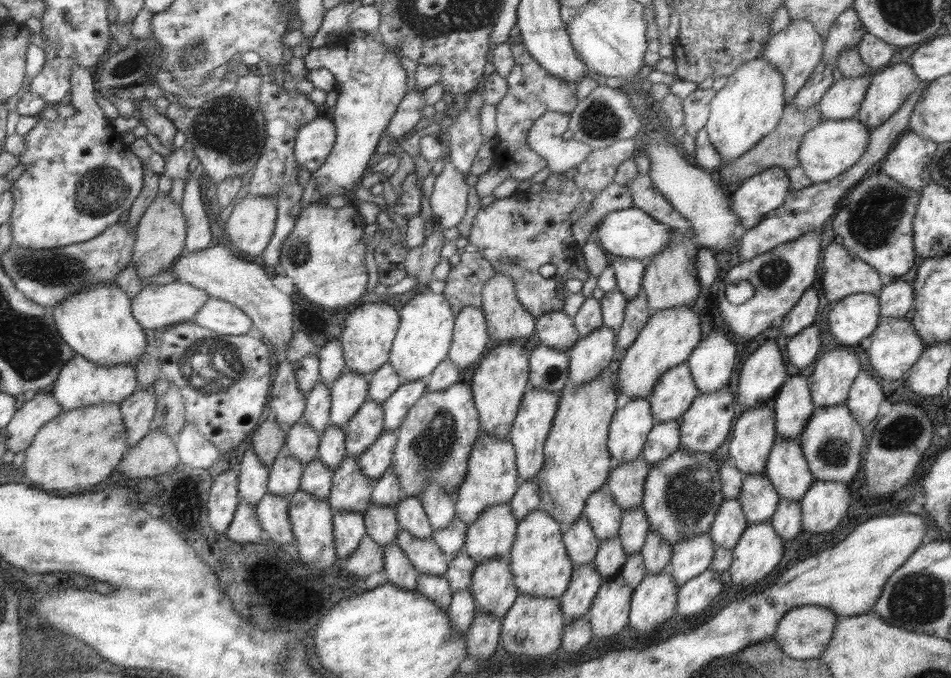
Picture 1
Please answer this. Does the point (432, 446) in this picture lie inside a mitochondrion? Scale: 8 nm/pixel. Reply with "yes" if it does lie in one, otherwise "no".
yes

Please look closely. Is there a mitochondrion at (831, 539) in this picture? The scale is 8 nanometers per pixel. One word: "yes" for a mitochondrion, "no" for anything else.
no

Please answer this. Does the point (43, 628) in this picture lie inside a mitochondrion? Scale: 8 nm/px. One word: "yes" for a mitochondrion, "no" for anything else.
no

